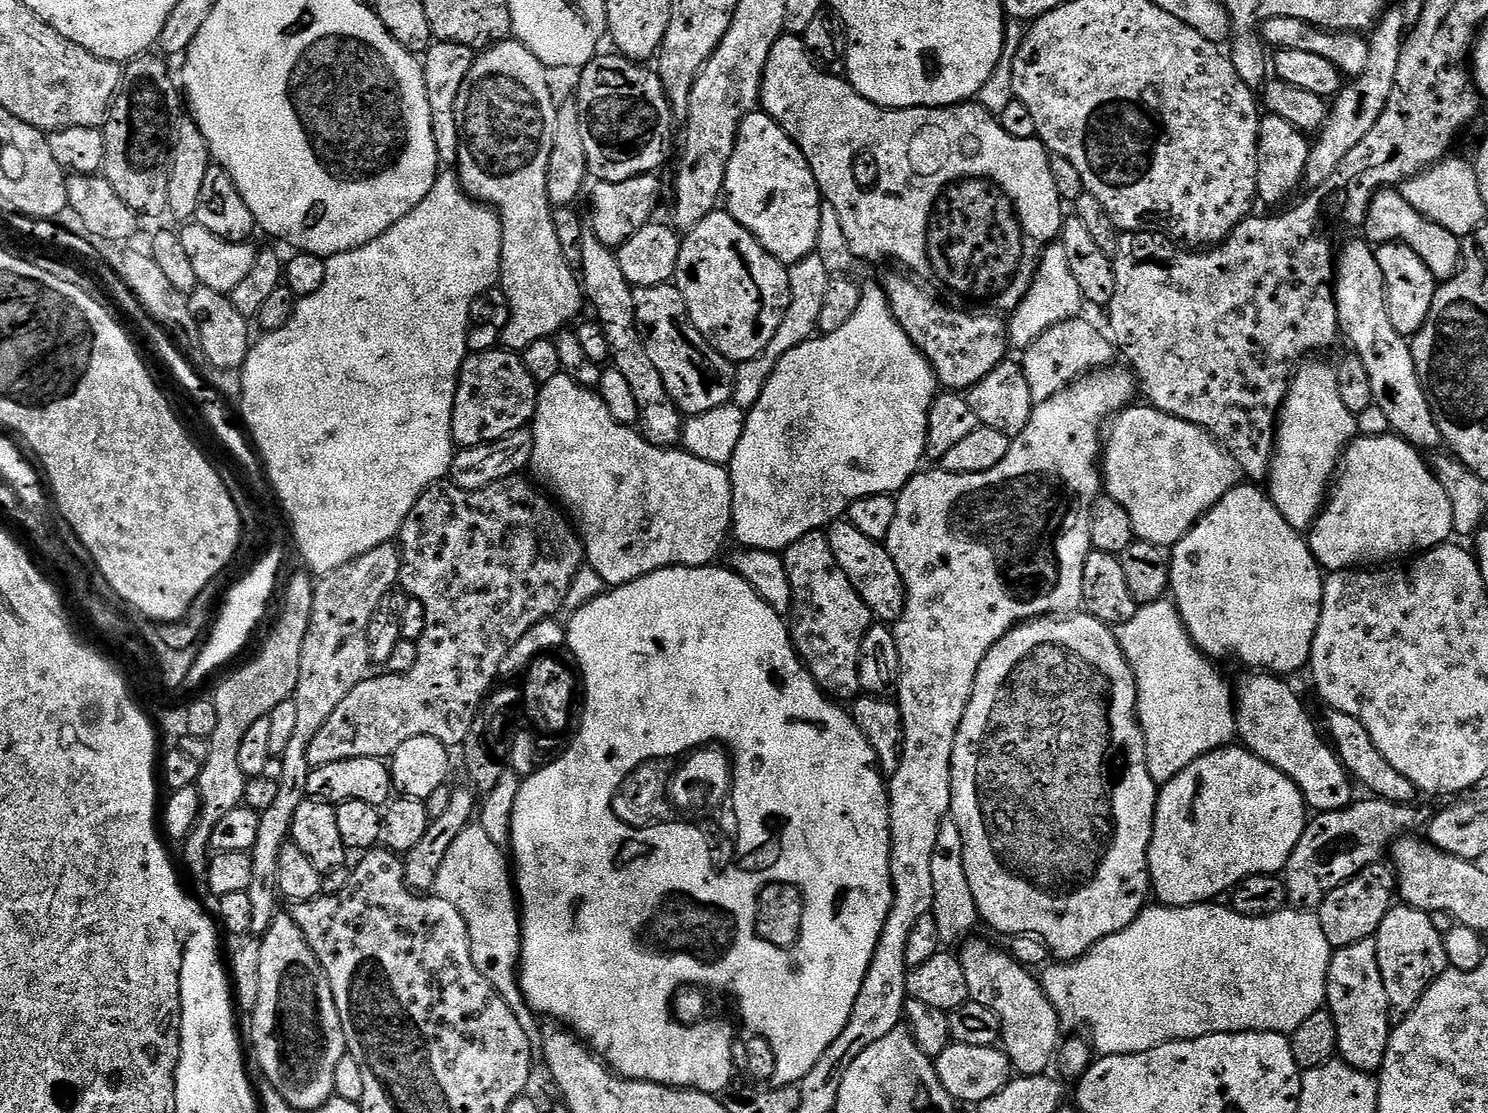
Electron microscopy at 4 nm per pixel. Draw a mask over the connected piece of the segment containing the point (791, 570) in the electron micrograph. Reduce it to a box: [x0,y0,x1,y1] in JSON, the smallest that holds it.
[782,531,874,702]

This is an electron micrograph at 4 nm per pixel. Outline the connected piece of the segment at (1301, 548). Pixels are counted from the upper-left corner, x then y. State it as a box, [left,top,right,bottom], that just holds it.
[1168,482,1325,677]

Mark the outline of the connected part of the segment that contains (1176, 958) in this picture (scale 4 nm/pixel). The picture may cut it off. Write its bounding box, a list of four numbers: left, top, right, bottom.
[1042,902,1334,1056]

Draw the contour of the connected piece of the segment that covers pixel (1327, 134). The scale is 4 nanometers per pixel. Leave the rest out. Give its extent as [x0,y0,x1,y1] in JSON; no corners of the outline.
[1303,7,1406,182]

